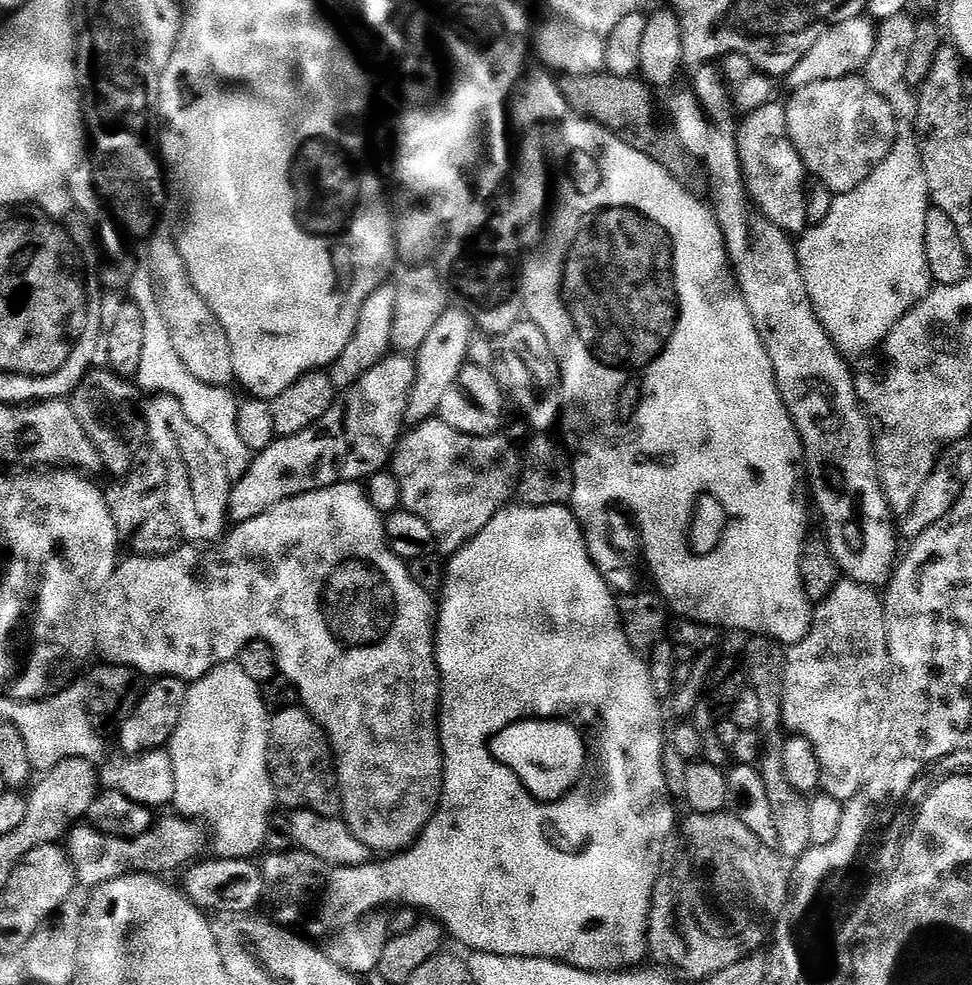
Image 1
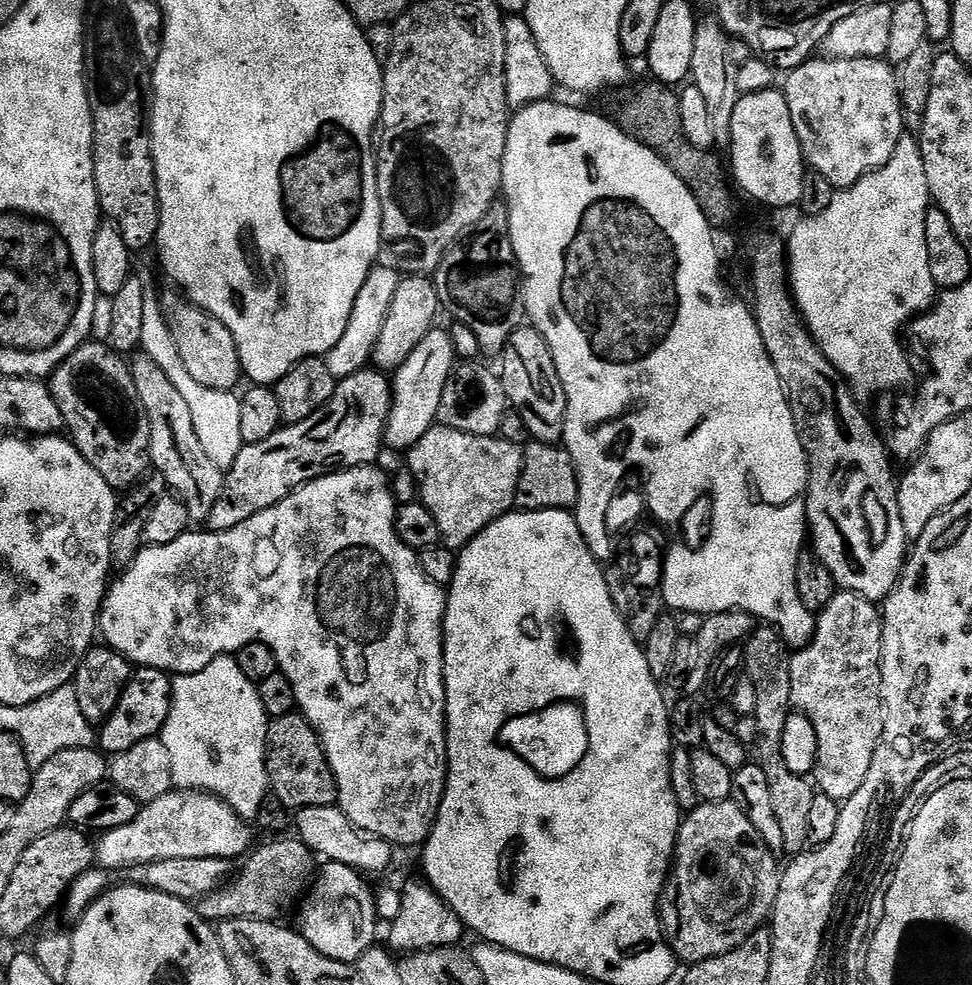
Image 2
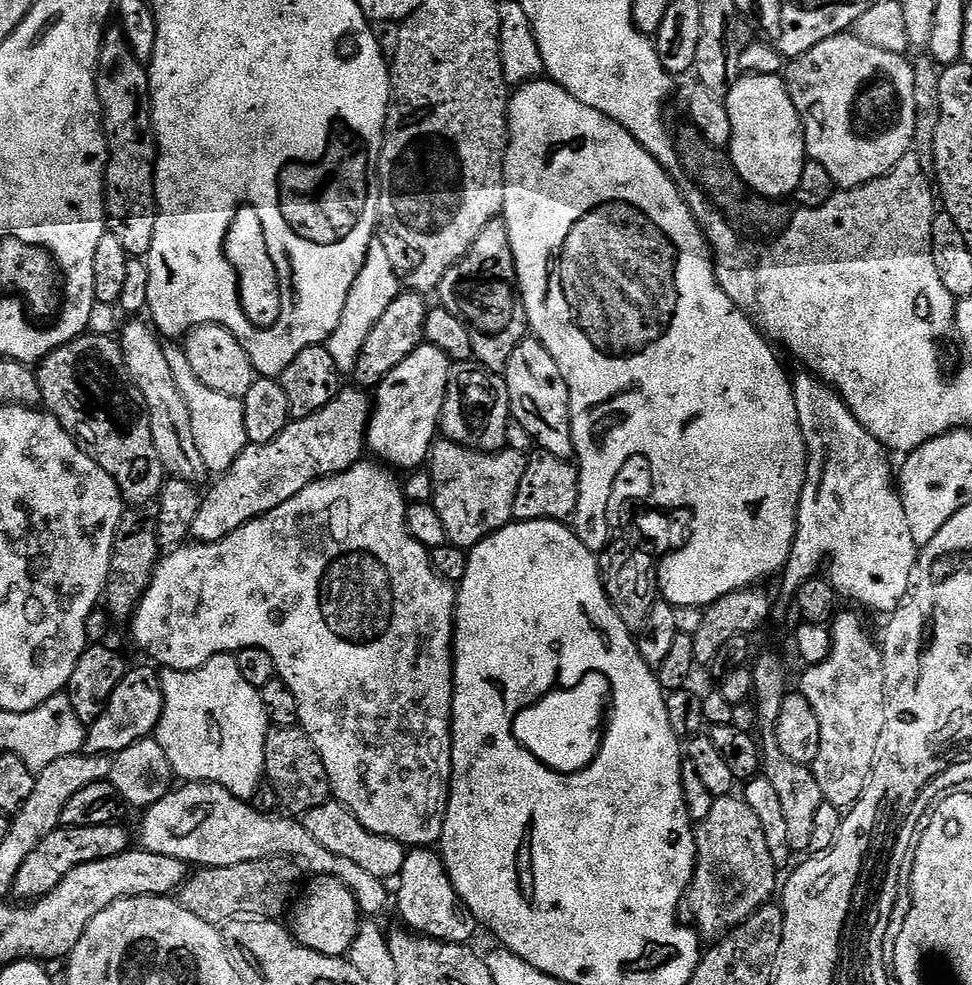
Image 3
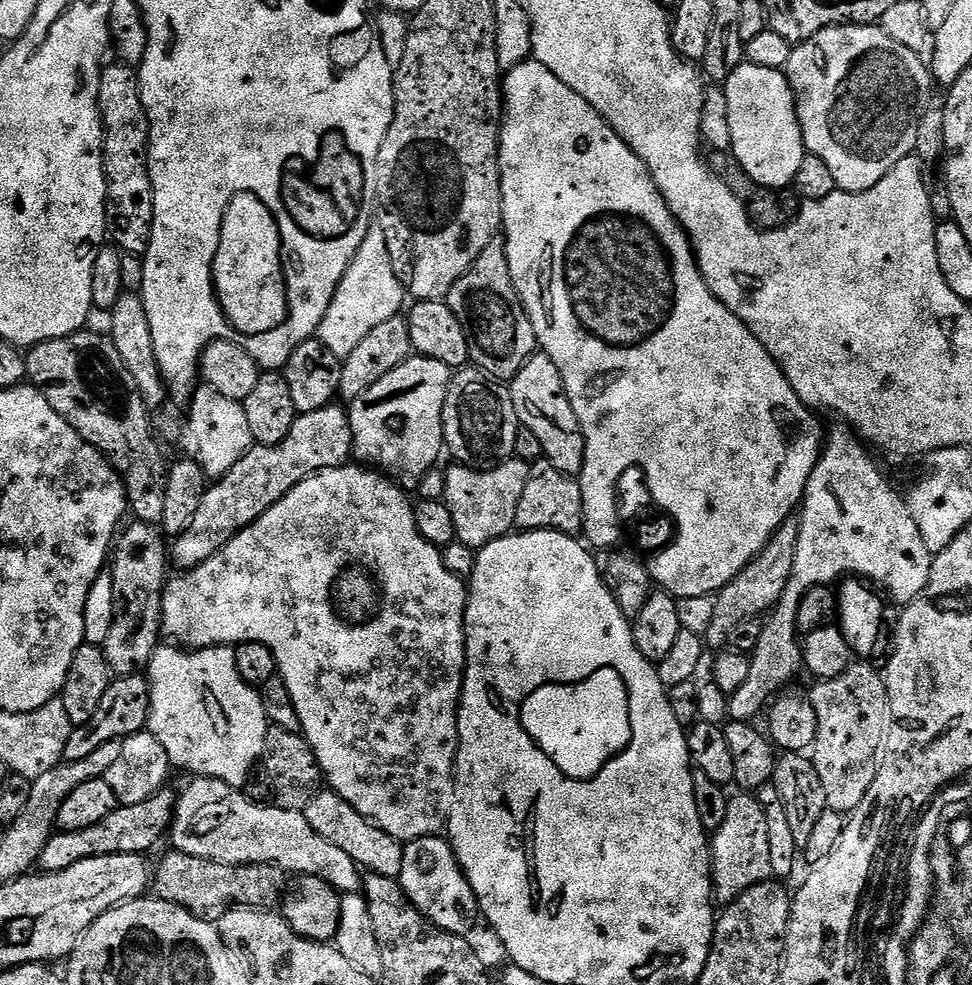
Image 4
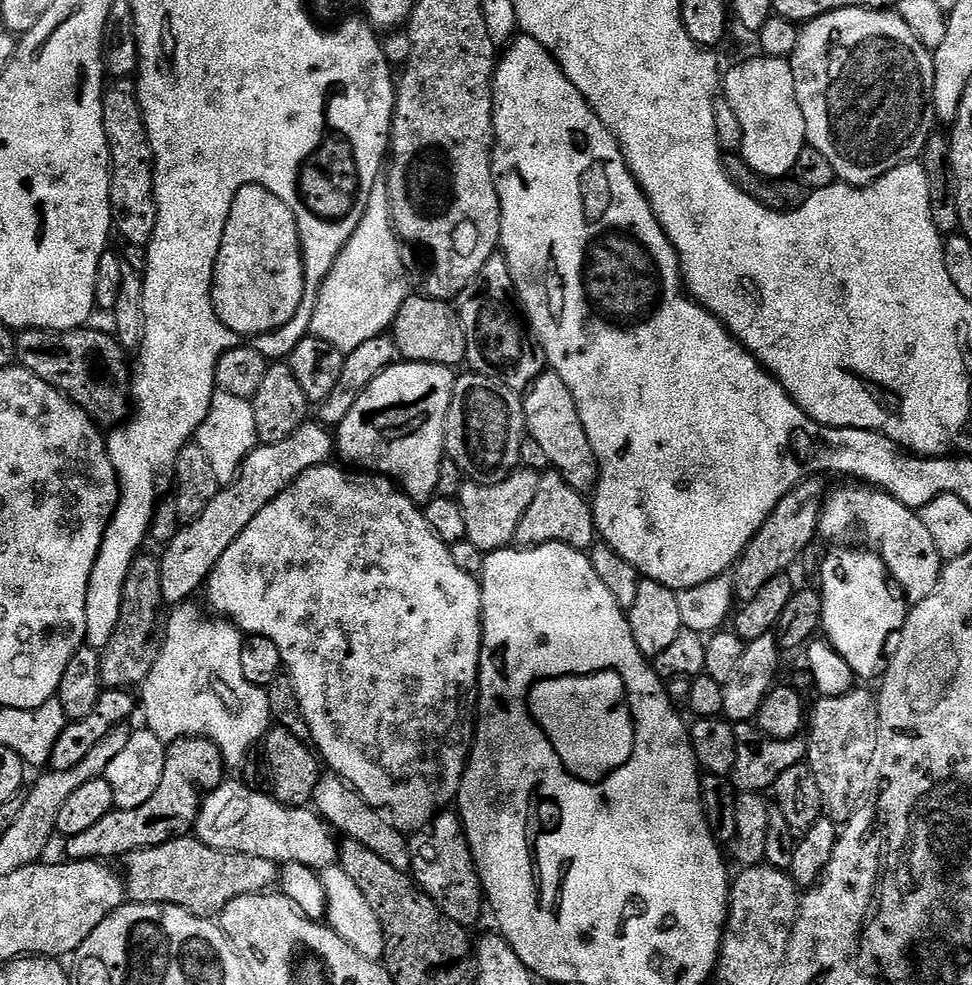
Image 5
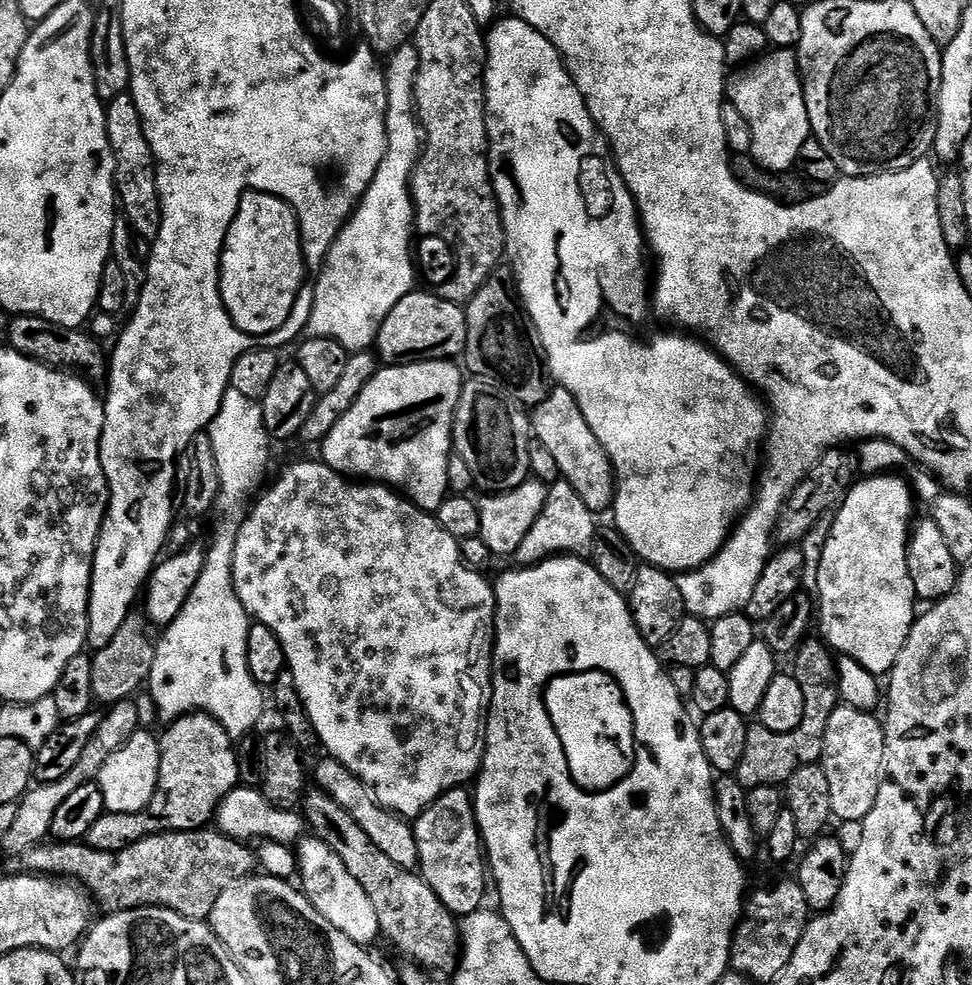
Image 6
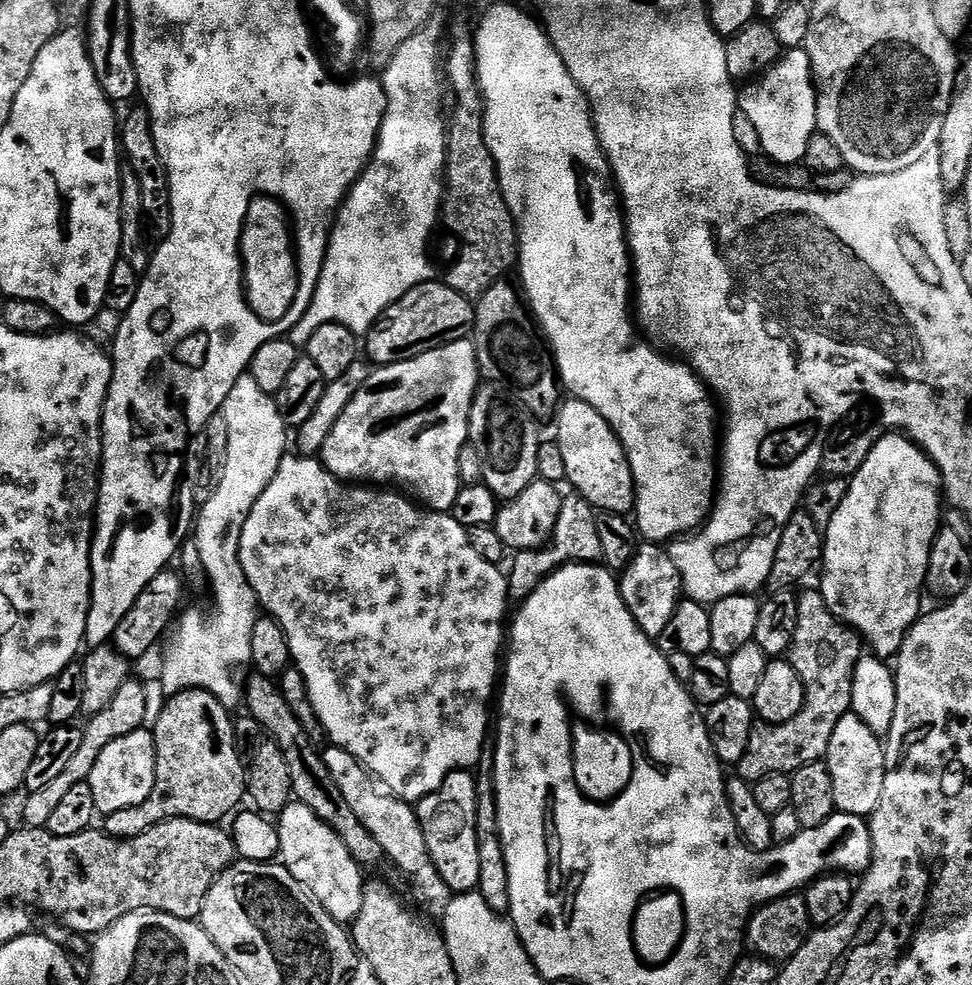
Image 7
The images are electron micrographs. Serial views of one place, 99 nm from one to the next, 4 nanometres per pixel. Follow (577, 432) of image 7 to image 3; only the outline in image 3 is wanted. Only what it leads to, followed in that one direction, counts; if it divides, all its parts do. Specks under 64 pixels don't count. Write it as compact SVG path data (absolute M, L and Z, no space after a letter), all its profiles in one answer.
M526 338L510 354L510 362L503 373L512 407L512 419L532 436L539 451L554 454L554 458L572 460L576 454L572 419L570 418L570 390L558 362L550 358L550 350L535 338Z

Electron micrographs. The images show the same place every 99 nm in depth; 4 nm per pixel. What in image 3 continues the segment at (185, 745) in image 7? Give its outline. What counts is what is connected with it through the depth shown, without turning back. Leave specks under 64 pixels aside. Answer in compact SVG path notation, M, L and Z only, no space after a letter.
M123 823L107 824L106 826L70 826L58 827L54 834L46 834L34 851L22 862L18 874L12 883L11 895L20 902L40 900L50 894L54 886L70 870L78 870L78 866L86 866L86 862L98 862L102 858L114 858L118 854L129 851L134 844L134 836L124 829Z

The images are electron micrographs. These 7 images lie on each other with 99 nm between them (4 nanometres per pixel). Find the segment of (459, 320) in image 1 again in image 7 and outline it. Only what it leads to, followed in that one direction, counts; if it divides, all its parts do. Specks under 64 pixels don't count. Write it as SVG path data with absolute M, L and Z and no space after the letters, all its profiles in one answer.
M471 339L456 340L452 344L442 346L438 350L430 350L413 360L403 360L397 364L385 364L377 367L369 375L366 386L362 386L362 390L358 390L358 394L354 394L354 402L350 402L350 406L346 406L346 411L342 413L342 418L338 418L334 430L330 430L330 438L326 438L326 446L320 451L319 459L322 461L325 470L338 480L363 482L368 486L391 486L393 489L407 494L413 501L419 502L427 511L451 513L454 506L454 498L458 498L462 487L458 462L460 461L462 450L468 444L470 406L474 402L481 384L480 367L476 361L476 345Z

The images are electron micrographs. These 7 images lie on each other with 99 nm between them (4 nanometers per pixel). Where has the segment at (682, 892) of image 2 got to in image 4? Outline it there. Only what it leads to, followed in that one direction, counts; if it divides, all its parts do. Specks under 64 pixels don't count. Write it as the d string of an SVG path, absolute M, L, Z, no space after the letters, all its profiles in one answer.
M733 795L728 801L725 821L714 832L712 845L712 887L717 901L727 906L737 900L750 886L773 879L770 866L770 830L766 830L764 805L755 795Z

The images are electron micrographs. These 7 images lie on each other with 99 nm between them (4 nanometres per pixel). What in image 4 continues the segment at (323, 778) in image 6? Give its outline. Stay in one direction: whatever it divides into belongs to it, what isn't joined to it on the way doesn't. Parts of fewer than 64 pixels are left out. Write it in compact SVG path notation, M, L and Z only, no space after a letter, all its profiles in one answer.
M320 791L302 811L306 822L310 822L310 827L322 834L326 842L334 842L334 846L341 848L345 854L350 854L350 858L354 858L354 862L359 864L365 873L393 878L399 878L402 874L404 844L390 838L390 834L383 832L362 814L358 814L358 810L354 810L354 806L350 806L350 802L346 802L346 798L342 798L337 792Z

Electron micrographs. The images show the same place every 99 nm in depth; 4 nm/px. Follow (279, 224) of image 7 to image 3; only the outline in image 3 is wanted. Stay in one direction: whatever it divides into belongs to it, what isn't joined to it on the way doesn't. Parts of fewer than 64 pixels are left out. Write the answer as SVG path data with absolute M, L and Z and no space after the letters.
M241 205L227 232L224 252L239 278L239 296L243 312L256 328L269 328L281 316L280 276L277 274L271 248L266 246L265 227L252 205Z

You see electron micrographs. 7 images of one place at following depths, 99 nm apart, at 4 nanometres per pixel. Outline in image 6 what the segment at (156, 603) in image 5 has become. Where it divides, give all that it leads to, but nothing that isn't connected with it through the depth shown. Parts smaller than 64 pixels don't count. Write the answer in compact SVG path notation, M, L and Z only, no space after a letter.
M133 610L129 612L126 622L118 626L118 634L114 634L106 646L95 649L91 684L94 686L94 701L97 705L111 706L123 700L132 700L135 692L147 685L156 653L156 640L148 637L148 628L150 621L147 615L143 611Z

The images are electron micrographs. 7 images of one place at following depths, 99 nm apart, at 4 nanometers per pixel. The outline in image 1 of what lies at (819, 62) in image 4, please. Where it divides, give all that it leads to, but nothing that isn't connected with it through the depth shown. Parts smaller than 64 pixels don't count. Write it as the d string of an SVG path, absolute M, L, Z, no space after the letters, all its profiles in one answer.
M863 75L843 76L834 78L830 82L814 82L814 86L797 88L791 93L792 97L786 100L786 122L790 130L790 138L802 158L809 177L825 184L834 194L849 192L866 178L870 178L872 171L880 165L890 154L898 135L896 128L896 112L887 95L876 92L869 86Z

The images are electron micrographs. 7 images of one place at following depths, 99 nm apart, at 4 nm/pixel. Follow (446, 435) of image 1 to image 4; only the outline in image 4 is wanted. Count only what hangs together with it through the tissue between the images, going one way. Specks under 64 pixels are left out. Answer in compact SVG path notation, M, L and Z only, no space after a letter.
M505 460L491 468L479 469L452 466L447 469L446 494L443 502L454 517L456 539L474 549L485 548L490 542L509 535L516 528L518 501L526 482L534 475L529 461Z

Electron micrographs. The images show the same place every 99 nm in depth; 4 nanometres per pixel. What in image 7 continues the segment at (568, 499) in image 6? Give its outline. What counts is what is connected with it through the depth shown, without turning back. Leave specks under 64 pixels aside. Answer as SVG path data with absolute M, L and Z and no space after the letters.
M572 494L561 503L558 522L554 526L552 539L535 552L518 552L511 557L512 569L507 569L508 599L523 602L532 591L552 572L566 564L596 564L602 554L602 542L598 538L597 509L587 504L581 496Z

